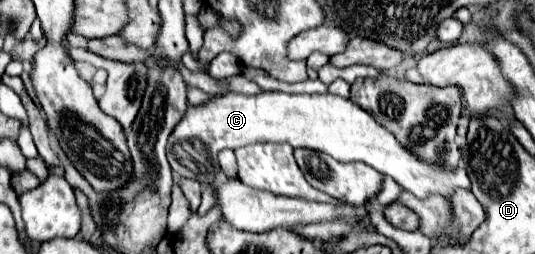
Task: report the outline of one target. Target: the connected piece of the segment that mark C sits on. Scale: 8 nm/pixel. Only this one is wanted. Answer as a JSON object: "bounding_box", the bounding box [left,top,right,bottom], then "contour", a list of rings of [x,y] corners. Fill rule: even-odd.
{"bounding_box":[168,92,470,198],"contour":[[[228,92],[216,96],[200,106],[190,106],[184,118],[174,126],[168,138],[168,162],[174,172],[184,178],[194,178],[202,184],[210,184],[218,174],[218,152],[224,148],[236,150],[240,146],[256,142],[288,142],[294,148],[310,148],[316,152],[330,154],[340,162],[364,162],[376,168],[380,174],[394,178],[404,190],[418,198],[428,194],[448,196],[454,188],[470,188],[470,178],[464,168],[448,170],[442,166],[426,164],[416,154],[408,152],[400,142],[384,130],[366,110],[354,102],[334,96],[334,94],[286,94],[286,92],[260,92],[256,96],[246,96],[238,92]],[[198,140],[206,152],[206,158],[198,164],[198,172],[190,170],[176,158],[176,144]]]}

